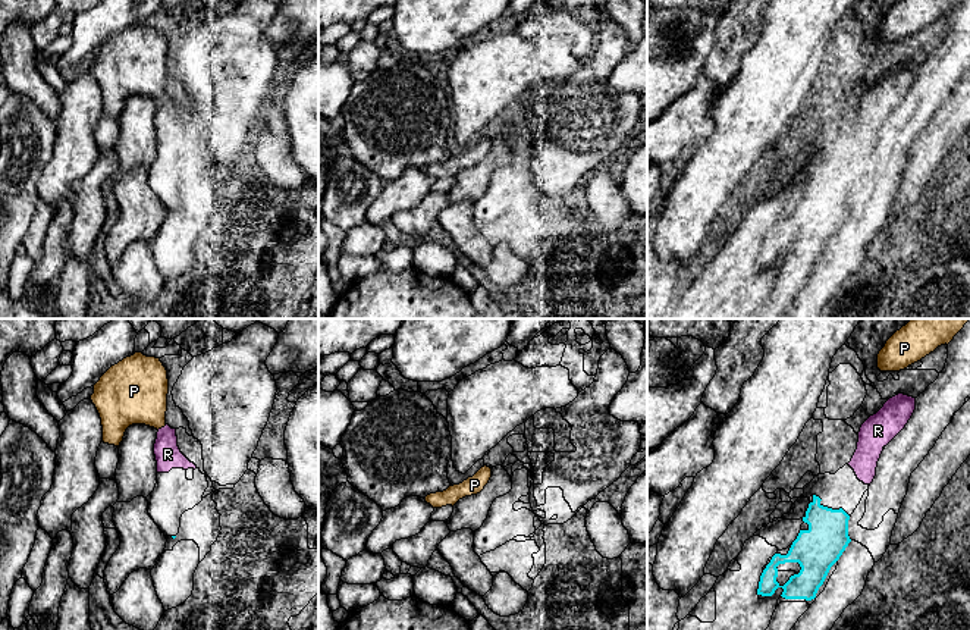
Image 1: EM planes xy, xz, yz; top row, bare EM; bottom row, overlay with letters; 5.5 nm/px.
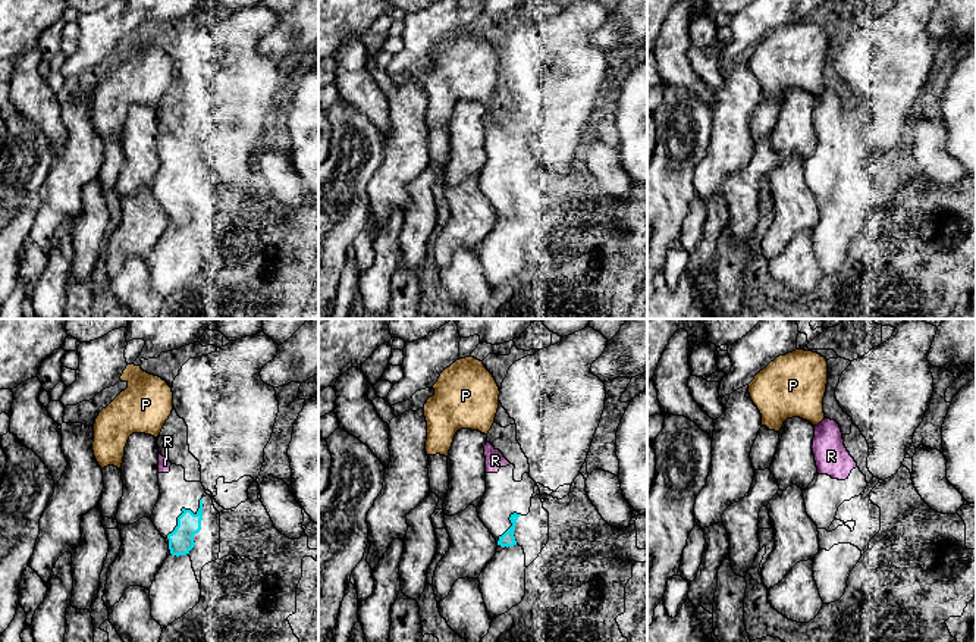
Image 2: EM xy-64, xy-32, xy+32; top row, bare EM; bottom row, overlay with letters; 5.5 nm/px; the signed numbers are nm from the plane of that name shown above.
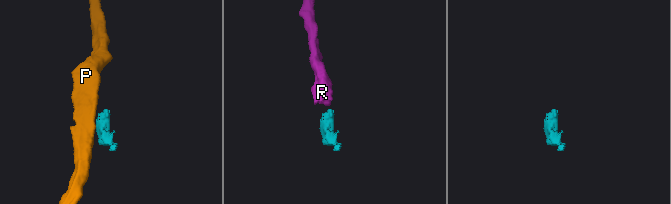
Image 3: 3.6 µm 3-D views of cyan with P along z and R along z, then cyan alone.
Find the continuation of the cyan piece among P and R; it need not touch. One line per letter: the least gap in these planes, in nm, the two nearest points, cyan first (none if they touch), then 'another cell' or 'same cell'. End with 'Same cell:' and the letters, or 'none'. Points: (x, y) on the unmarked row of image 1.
P: 750 nm | yz (818, 168), (881, 41) | another cell
R: 180 nm | yz (841, 179), (860, 151) | same cell
Same cell: R

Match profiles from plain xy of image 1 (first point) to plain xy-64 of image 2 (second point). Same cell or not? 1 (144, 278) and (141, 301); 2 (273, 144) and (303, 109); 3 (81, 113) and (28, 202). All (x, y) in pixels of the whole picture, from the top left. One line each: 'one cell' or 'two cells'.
1: one cell
2: two cells
3: two cells

